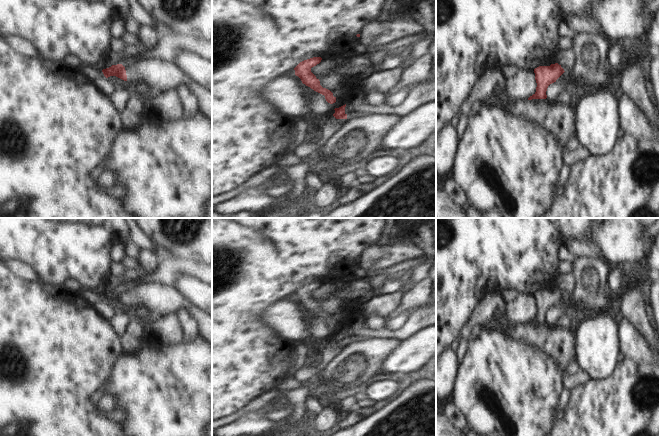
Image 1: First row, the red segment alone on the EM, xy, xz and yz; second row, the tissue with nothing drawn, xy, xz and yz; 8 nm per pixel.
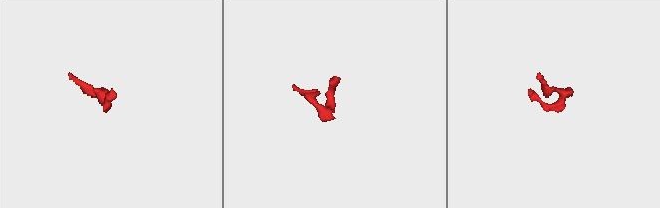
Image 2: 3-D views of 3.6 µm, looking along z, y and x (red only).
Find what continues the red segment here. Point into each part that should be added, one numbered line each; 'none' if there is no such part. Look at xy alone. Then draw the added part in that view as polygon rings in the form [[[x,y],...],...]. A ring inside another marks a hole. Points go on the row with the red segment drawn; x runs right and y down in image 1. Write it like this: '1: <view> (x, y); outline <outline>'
1: xy (157, 74); outline [[[157,58],[141,59],[125,67],[127,82],[135,85],[143,81],[152,91],[176,89],[181,83],[187,85],[198,101],[198,110],[212,121],[212,93],[189,80],[173,62]]]

